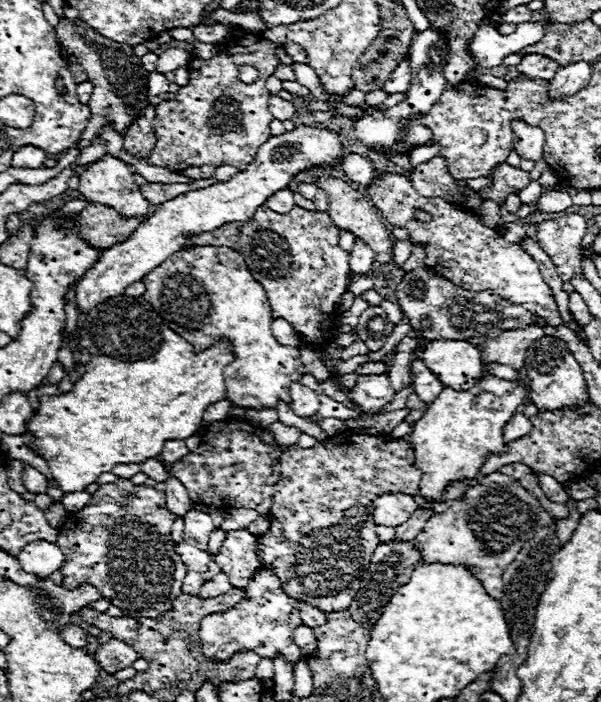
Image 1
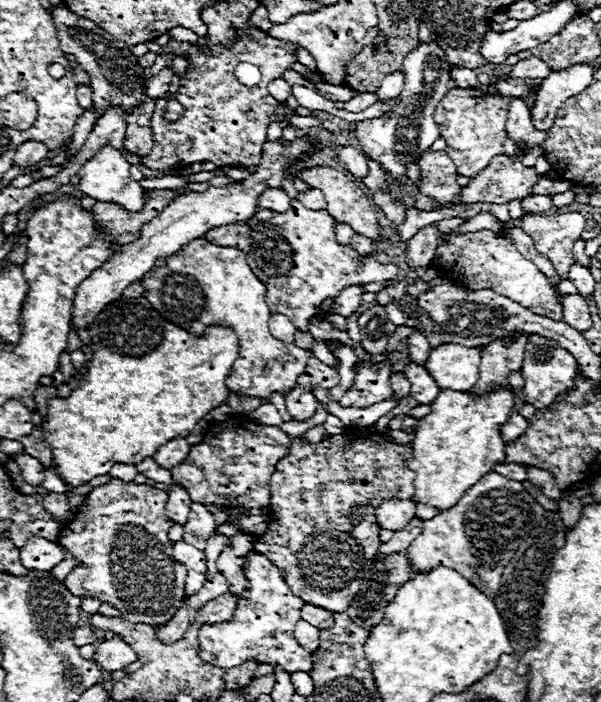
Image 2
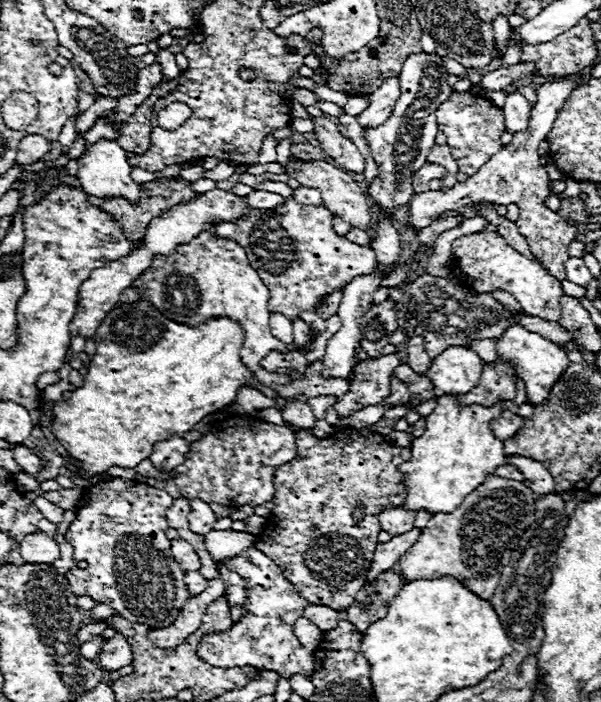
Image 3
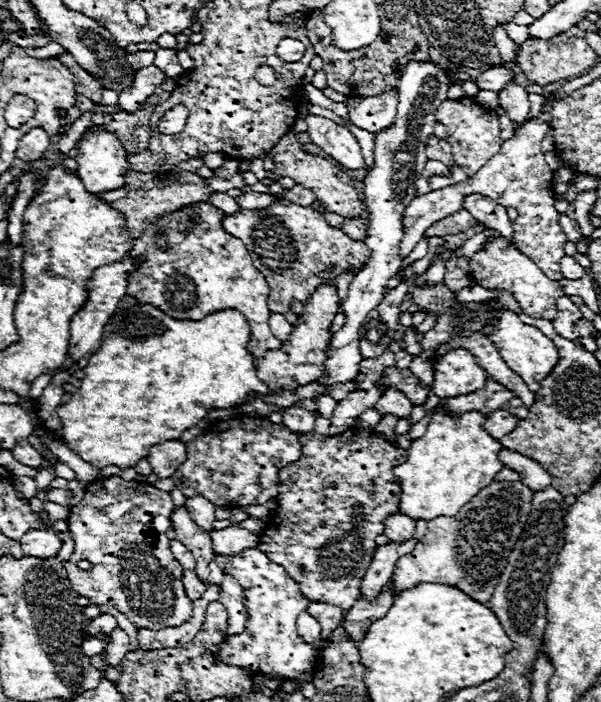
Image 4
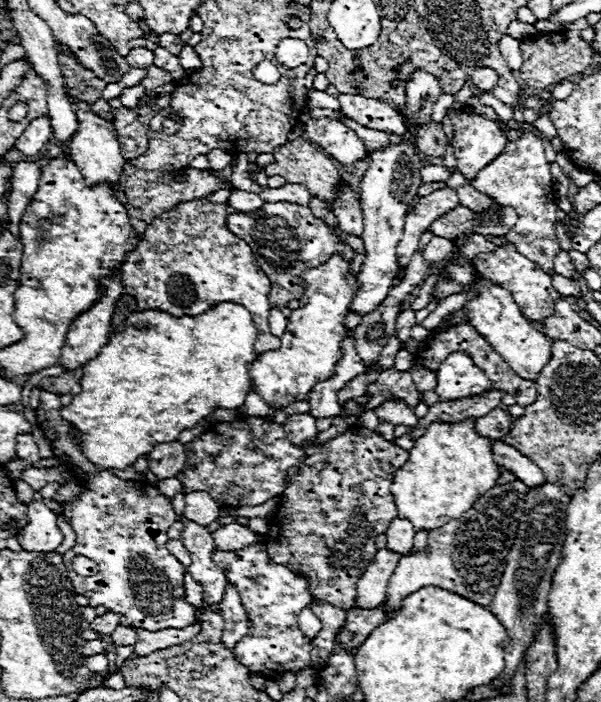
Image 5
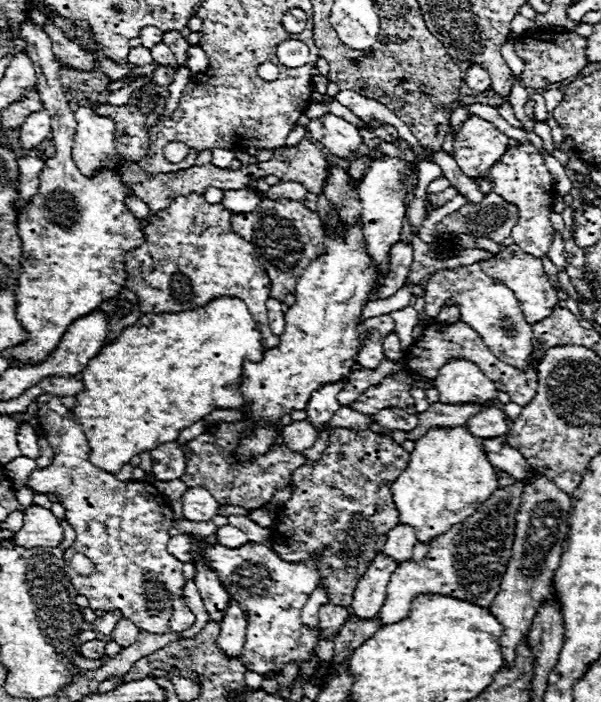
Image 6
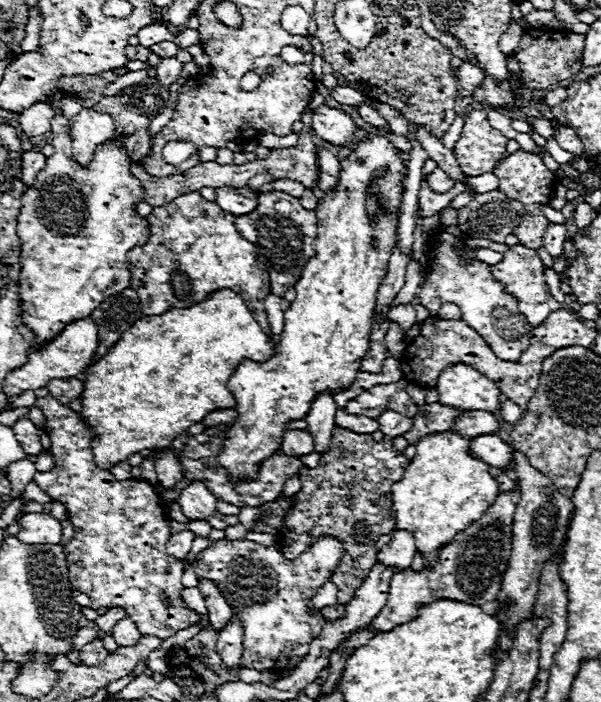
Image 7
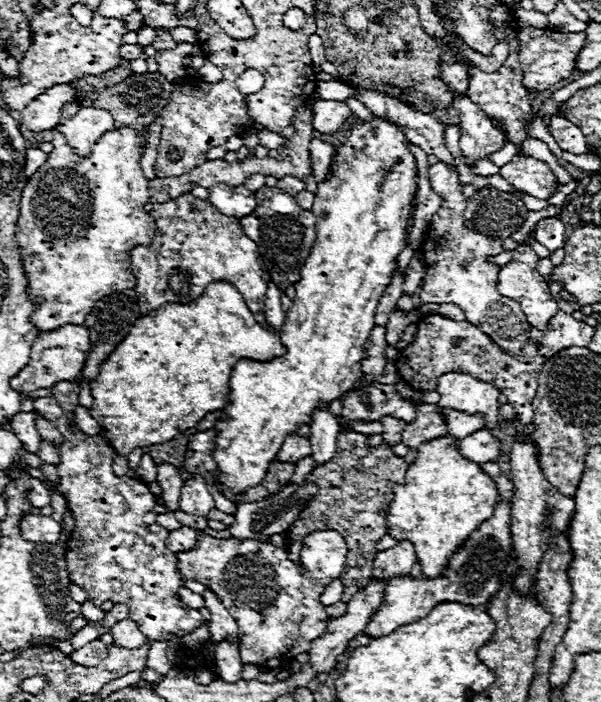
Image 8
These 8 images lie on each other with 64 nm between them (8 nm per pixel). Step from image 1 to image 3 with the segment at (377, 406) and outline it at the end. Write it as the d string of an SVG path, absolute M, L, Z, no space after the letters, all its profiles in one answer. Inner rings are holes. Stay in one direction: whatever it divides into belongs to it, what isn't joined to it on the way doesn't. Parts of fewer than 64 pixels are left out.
M396 354L358 362L354 368L354 378L350 380L350 390L334 404L338 416L382 402L390 394L390 378L396 366L400 366Z

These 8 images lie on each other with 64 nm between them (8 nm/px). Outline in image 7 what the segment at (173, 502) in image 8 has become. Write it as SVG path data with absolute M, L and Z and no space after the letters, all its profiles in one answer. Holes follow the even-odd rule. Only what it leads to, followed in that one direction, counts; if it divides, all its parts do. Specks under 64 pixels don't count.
M166 454L154 462L158 482L166 488L174 486L178 480L182 480L182 466L180 466L180 454Z

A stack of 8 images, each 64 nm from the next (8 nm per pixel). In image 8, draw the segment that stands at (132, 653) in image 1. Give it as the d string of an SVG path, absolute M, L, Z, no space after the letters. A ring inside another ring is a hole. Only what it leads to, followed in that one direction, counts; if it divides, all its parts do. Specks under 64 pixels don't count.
M130 618L120 620L120 624L114 624L110 628L110 634L114 636L114 644L120 648L138 648L148 640Z

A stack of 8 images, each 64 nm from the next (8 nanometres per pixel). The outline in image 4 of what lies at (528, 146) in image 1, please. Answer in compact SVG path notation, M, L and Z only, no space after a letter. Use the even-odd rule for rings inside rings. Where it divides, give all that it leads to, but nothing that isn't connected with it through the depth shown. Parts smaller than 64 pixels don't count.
M508 82L498 96L500 96L500 104L502 104L506 116L512 120L512 126L520 128L530 112L530 102L528 102L526 90L514 82Z

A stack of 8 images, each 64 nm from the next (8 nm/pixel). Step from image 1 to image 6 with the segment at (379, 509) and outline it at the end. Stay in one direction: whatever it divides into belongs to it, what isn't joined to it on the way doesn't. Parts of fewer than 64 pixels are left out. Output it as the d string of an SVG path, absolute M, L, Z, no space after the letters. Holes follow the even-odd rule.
M396 524L396 528L392 528L392 532L386 534L386 546L384 546L384 554L396 558L396 562L404 562L412 558L412 548L416 544L416 534L412 530L412 526L408 524Z

